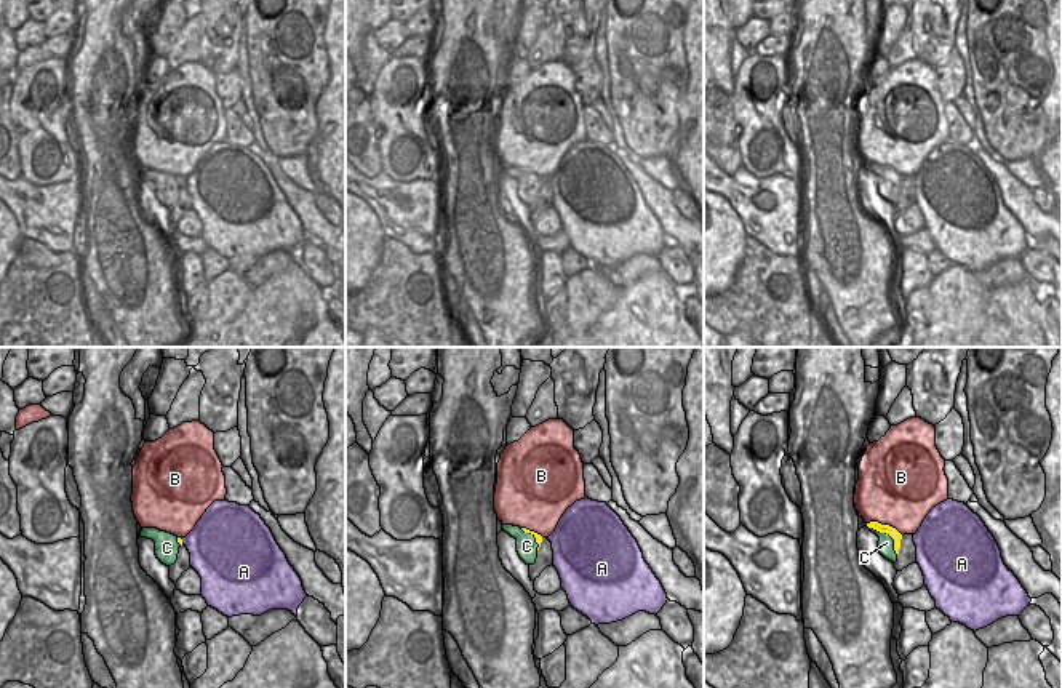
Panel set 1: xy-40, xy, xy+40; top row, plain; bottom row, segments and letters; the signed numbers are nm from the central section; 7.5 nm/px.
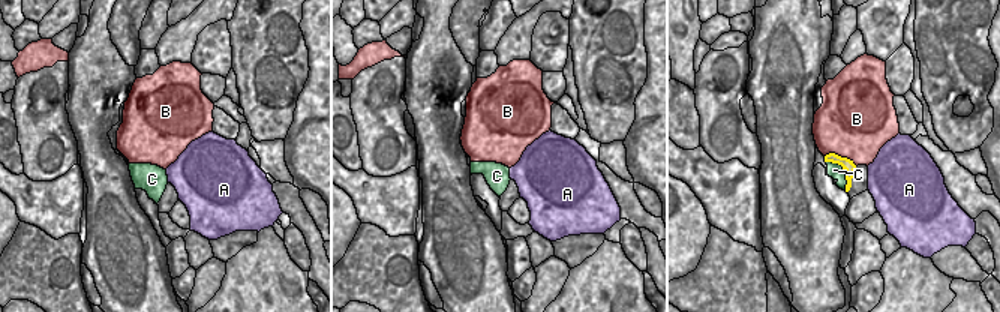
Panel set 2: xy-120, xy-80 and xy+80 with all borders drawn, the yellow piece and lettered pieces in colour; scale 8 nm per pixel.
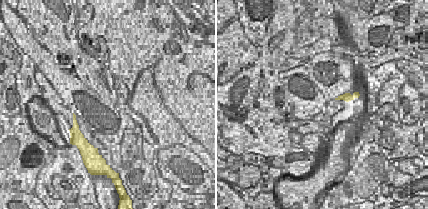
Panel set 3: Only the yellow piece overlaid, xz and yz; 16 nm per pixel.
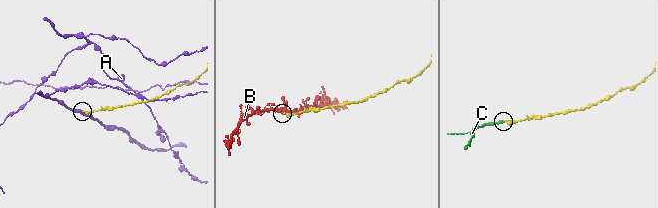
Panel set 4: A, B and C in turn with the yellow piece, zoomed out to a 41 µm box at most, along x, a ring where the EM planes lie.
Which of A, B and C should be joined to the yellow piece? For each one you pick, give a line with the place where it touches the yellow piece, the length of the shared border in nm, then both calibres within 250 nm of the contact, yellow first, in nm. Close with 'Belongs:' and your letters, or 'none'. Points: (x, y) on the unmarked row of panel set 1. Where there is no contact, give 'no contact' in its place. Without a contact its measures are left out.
C: contact xy+40 (890, 176); length 300 nm; calibres 70 and 120 nm
Belongs: C

